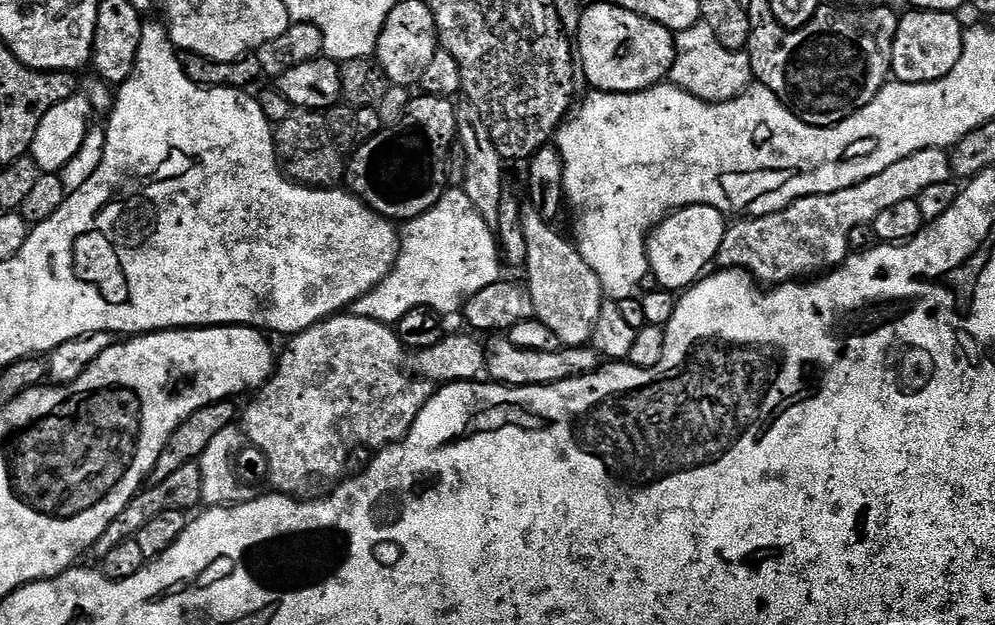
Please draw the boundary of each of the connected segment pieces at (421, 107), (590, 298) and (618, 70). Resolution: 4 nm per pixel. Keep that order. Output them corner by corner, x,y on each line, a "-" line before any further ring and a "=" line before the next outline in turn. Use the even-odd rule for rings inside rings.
423,94
417,95
411,102
408,103
408,112
402,118
402,122
397,124
395,128
383,127
377,136
369,136
363,141
364,144
356,153
353,154
352,160
347,161
346,164
346,188
352,195
356,196
361,202
369,208
370,211
375,212
378,216
383,216
385,220
393,222
407,222
418,218
422,214
426,214
433,206
443,198
444,193
448,191
448,162
452,155
452,149
457,143
458,137
456,135
456,104
451,99
443,96
425,96
=
531,206
520,209
520,225
526,238
526,287
534,302
535,319
540,320
566,348
587,345
598,322
606,297
594,270
586,266
582,254
567,235
559,236
553,225
=
610,2
592,4
589,8
587,5
581,11
574,44
578,49
578,64
582,69
583,79
585,76
597,92
641,92
654,87
655,84
663,84
669,79
676,57
676,37
670,29
630,10
622,10

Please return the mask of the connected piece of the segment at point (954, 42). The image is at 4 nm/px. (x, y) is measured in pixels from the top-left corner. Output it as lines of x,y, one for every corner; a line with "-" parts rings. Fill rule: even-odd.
908,10
900,16
900,25
892,47
891,75
902,84
929,84
941,80
954,66
958,66
958,58
962,58
965,25
960,25
961,17
955,12
926,12
923,10

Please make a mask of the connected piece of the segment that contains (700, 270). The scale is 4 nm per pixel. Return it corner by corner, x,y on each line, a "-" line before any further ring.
705,204
680,208
667,216
661,224
652,229
648,237
648,266
657,285
664,290
691,288
709,271
708,263
711,265
715,261
725,231
724,213

